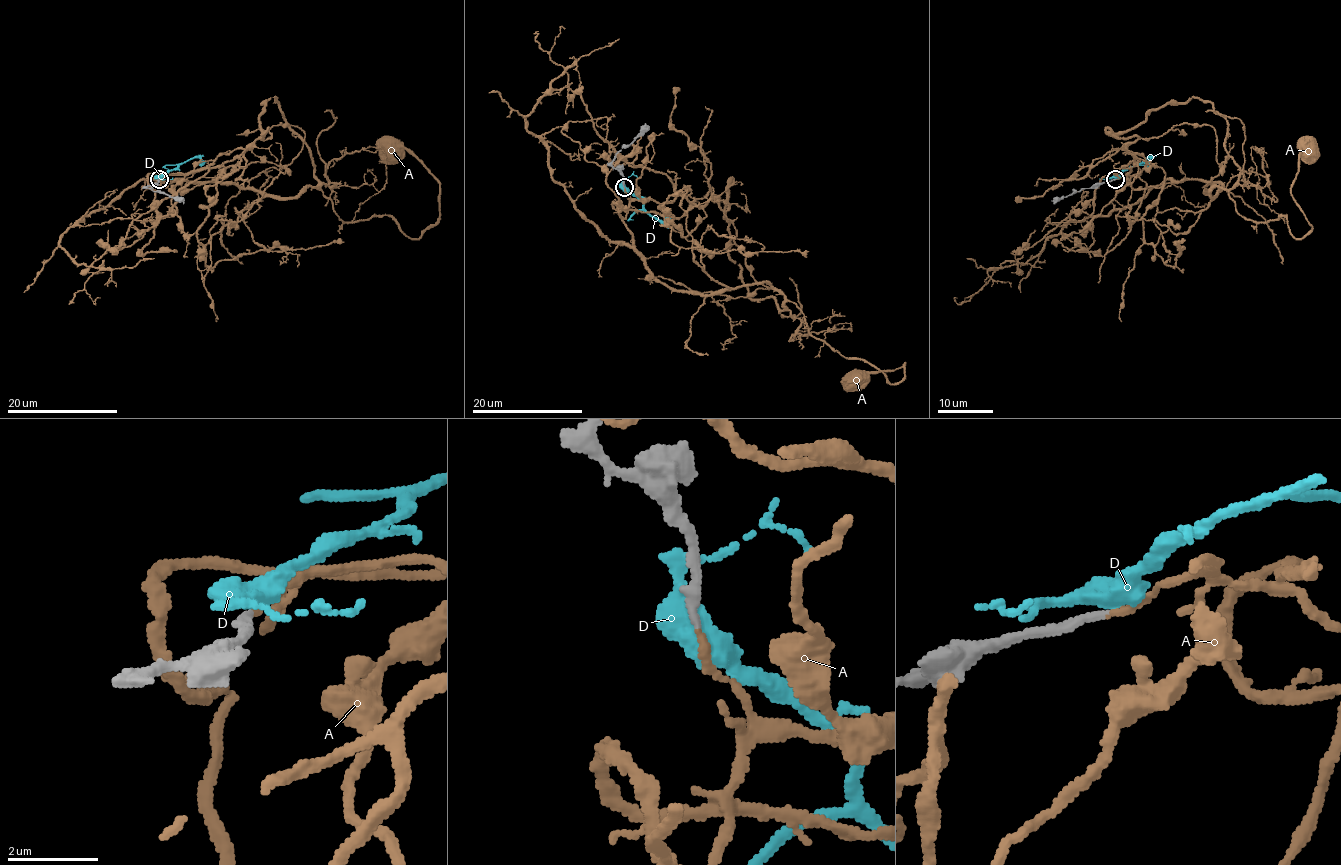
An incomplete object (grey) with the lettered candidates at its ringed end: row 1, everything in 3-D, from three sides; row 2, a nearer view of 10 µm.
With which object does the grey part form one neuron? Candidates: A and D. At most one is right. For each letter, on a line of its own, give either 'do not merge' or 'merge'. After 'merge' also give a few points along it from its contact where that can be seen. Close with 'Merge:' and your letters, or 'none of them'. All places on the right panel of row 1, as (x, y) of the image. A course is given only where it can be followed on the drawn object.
A: merge; it runs (1116, 179), (1219, 181), (1212, 197), (1259, 222), (1285, 215), (1302, 238), (1303, 148)
D: do not merge
Merge: A

